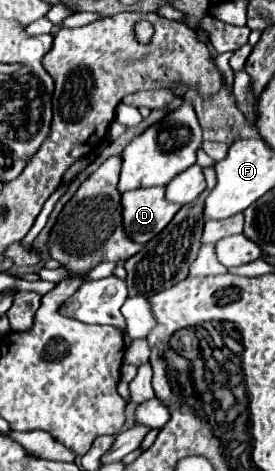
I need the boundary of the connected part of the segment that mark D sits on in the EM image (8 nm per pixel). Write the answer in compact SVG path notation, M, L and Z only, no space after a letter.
M136 189L122 195L122 227L124 233L146 245L154 239L178 213L180 205L164 201L164 189Z

